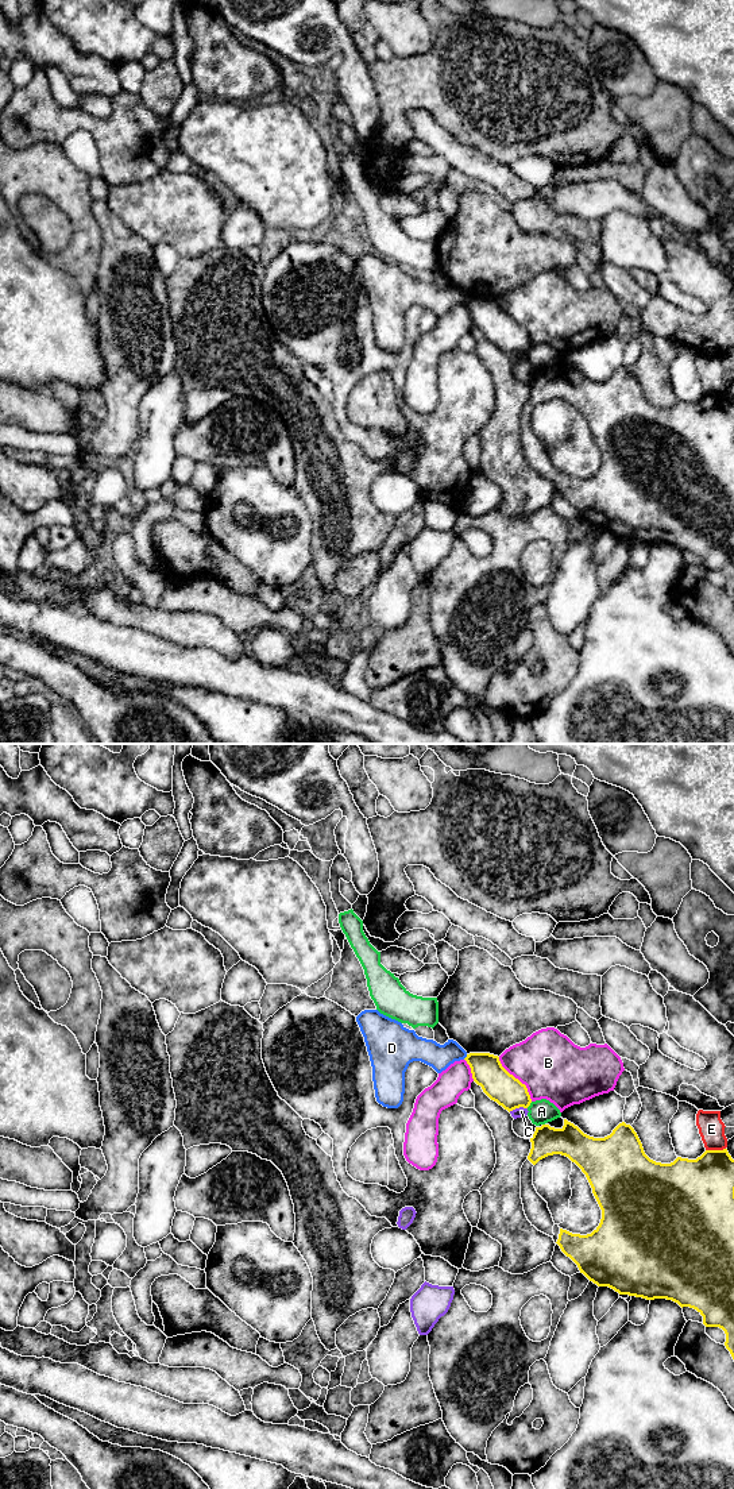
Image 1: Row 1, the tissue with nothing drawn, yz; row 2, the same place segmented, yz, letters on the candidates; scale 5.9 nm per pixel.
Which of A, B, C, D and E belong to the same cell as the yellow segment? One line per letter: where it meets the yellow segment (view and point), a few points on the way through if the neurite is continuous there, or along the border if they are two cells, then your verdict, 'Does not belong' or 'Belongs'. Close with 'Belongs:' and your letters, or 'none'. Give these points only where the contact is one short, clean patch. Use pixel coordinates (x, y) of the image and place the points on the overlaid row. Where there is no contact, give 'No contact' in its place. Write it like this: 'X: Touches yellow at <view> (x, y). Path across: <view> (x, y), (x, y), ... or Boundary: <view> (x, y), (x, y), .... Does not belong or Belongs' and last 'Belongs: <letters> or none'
A: Touches yellow at yz (529, 1104). Does not belong
B: Touches yellow at yz (517, 1079). Does not belong
C: Touches yellow at yz (517, 1107). Boundary: yz (526, 1107), (516, 1107), (509, 1111). Does not belong
D: Touches yellow at yz (466, 1057). Boundary: yz (467, 1054), (463, 1059). Does not belong
E: Touches yellow at yz (715, 1150). Does not belong
Belongs: none

